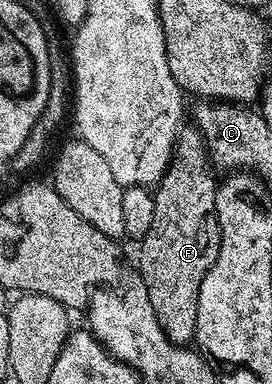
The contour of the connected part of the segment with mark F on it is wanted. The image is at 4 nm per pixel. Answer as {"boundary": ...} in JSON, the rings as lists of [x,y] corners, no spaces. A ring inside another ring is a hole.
{"boundary":[[[193,125],[182,126],[177,133],[177,146],[173,148],[173,160],[169,162],[169,168],[166,169],[164,177],[161,178],[160,183],[156,184],[155,190],[152,192],[154,216],[151,217],[151,229],[147,229],[147,233],[139,241],[139,247],[141,247],[141,272],[139,272],[139,278],[147,289],[147,297],[151,297],[151,309],[155,309],[155,317],[159,317],[159,325],[163,329],[163,333],[167,333],[167,337],[172,343],[189,345],[194,342],[197,334],[197,314],[199,313],[199,289],[203,285],[203,277],[207,277],[211,265],[215,265],[215,257],[219,257],[221,226],[217,220],[217,210],[215,209],[218,180],[216,178],[213,179],[213,174],[215,174],[215,171],[211,166],[209,152],[205,150],[205,139],[202,137],[201,132]]]}

